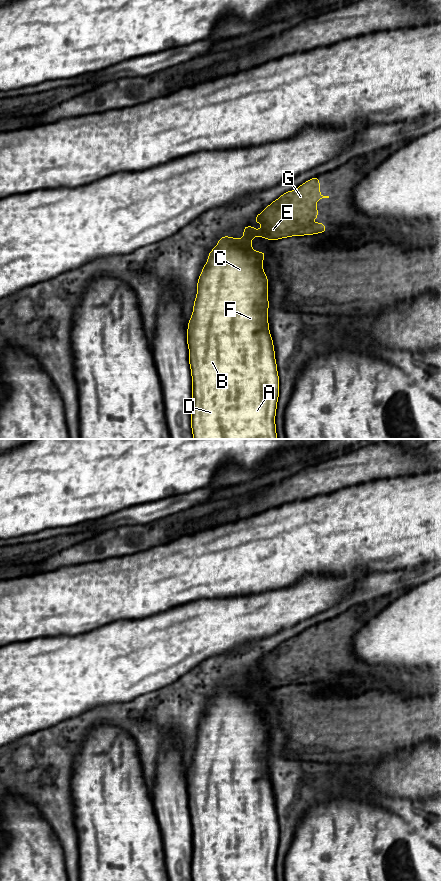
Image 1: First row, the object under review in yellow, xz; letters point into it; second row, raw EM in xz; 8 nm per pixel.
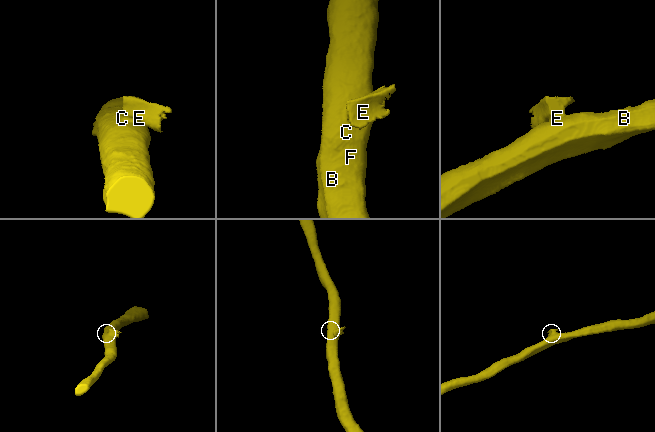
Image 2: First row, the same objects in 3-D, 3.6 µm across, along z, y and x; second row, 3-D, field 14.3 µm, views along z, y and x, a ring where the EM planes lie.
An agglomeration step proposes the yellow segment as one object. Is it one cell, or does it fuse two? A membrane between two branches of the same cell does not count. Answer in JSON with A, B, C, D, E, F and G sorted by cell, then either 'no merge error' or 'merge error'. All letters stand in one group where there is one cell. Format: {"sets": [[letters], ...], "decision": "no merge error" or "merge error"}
{"sets": [["A", "B", "C", "D", "F"], ["E", "G"]], "decision": "merge error"}

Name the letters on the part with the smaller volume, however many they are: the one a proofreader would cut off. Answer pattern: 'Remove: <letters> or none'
Remove: E, G

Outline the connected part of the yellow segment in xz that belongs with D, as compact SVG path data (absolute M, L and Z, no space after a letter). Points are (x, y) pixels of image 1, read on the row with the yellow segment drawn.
M222 236L214 249L210 251L208 254L208 261L204 265L202 272L198 278L197 283L197 295L194 300L193 312L190 320L188 321L188 329L187 329L187 345L189 348L189 365L191 369L191 376L192 376L192 412L191 412L191 428L193 439L278 439L276 434L276 424L275 424L275 416L276 416L276 409L277 409L277 401L279 398L279 375L277 372L277 364L275 359L275 351L273 345L273 339L270 334L269 330L269 320L268 320L268 308L269 308L269 301L268 301L268 278L263 270L262 262L266 256L264 251L257 252L252 249L252 243L249 242L246 237L244 236L242 239L236 239L234 237L229 236Z

